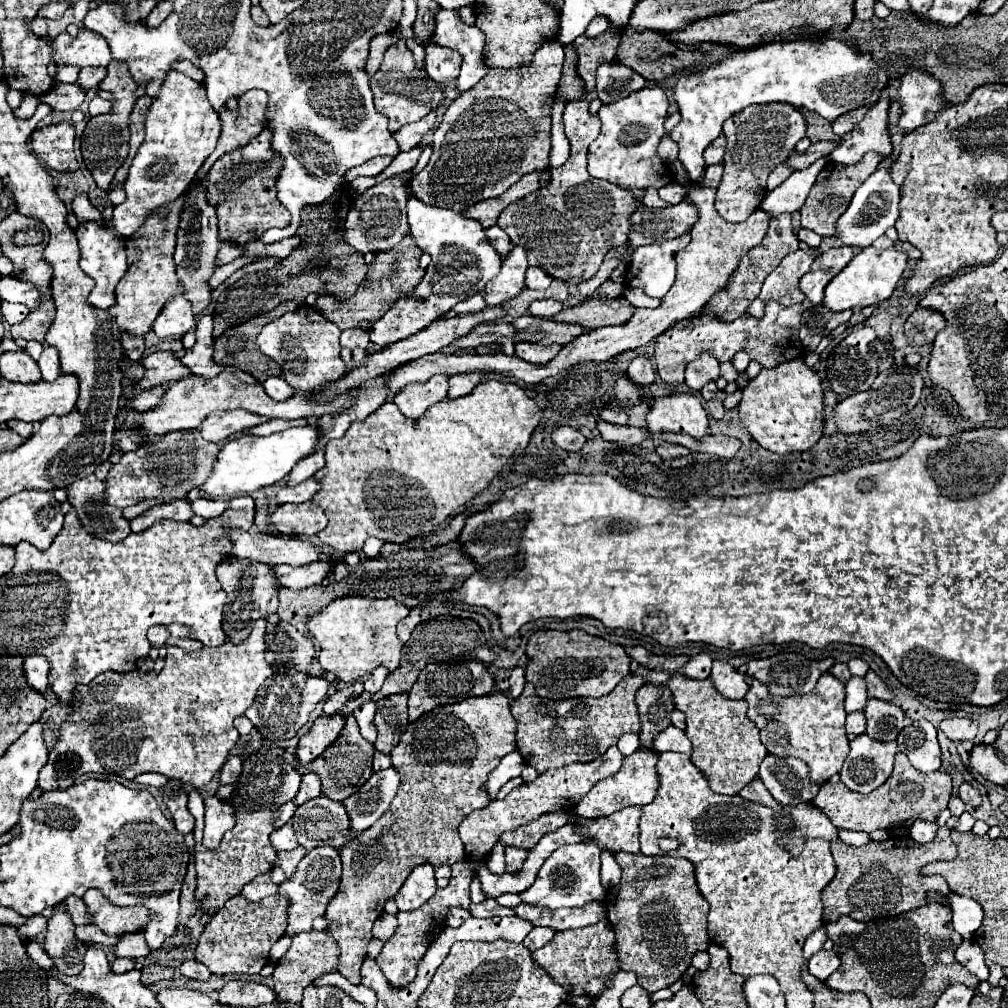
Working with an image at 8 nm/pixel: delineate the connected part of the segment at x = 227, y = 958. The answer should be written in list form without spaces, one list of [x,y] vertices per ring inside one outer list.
[[[279,894],[267,896],[259,902],[247,902],[243,896],[231,898],[217,914],[211,916],[209,924],[199,936],[195,948],[195,960],[205,964],[211,974],[259,974],[269,962],[271,946],[285,932],[285,898]]]

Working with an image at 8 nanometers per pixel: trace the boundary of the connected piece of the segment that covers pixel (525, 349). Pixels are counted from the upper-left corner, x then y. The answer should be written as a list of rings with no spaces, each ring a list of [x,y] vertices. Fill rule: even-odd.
[[[531,342],[515,344],[515,354],[529,364],[547,364],[549,360],[553,360],[559,354],[559,350],[561,350],[559,344],[549,344],[549,346],[531,344]]]

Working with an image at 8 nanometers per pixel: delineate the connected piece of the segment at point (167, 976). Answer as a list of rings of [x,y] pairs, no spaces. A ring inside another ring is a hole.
[[[150,963],[141,970],[141,981],[149,986],[161,980],[172,980],[175,976],[175,970],[170,967],[164,967],[157,963]]]

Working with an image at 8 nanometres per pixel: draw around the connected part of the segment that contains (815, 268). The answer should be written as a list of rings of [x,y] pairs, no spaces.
[[[831,248],[823,254],[819,254],[813,264],[811,270],[801,278],[799,288],[805,294],[805,300],[809,300],[811,304],[821,304],[823,300],[823,286],[827,286],[827,282],[837,276],[855,256],[853,250],[849,248]]]

